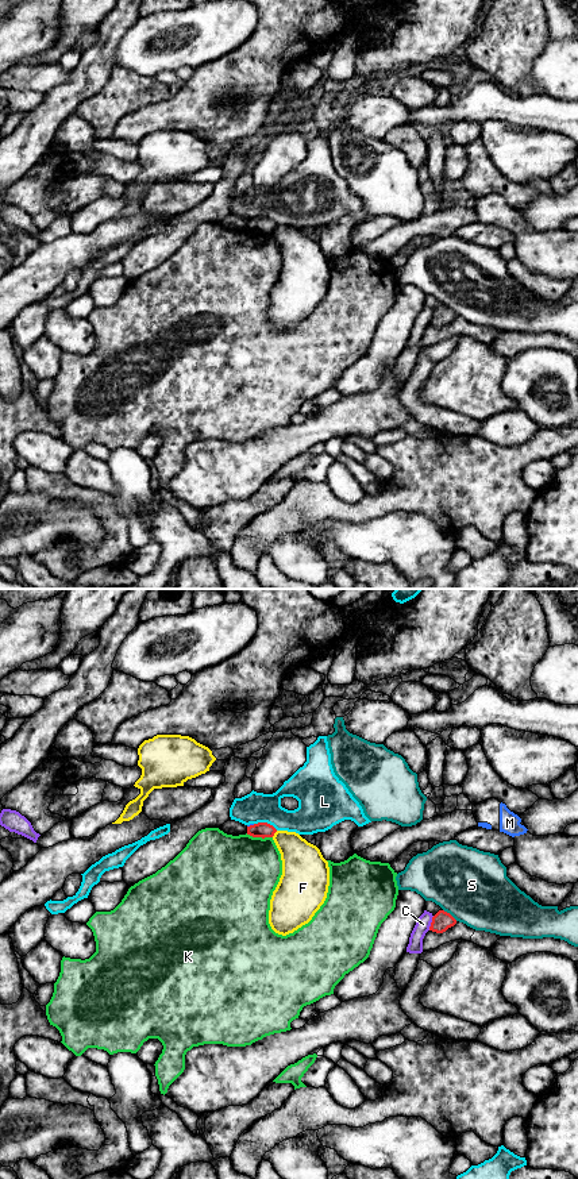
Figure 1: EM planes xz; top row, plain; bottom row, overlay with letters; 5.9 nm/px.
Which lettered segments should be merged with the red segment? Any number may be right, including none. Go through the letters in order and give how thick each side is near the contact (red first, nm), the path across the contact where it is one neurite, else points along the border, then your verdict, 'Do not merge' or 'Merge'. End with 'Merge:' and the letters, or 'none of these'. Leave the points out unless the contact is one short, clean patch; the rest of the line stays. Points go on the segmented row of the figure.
C: Thickness 110 nm (red) against 90 nm. Do not merge
F: Thickness 100 nm (red) against 260 nm. Do not merge
K: Thickness 100 nm (red) against 440 nm. Do not merge
L: Thickness 100 nm (red) against 190 nm. Do not merge
M: Thickness 100 nm (red) against 20 nm. Boundary: xz (254, 824), (247, 827). Do not merge
S: Thickness 110 nm (red) against 420 nm. Do not merge
Merge: none of these

